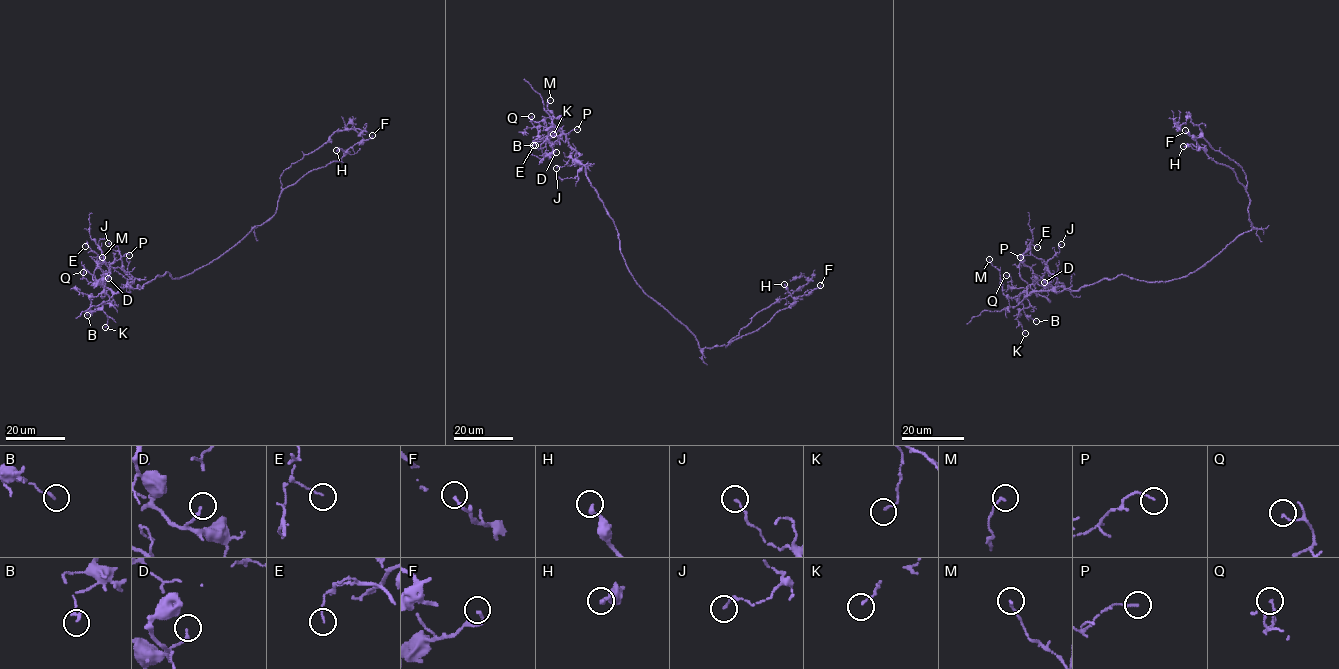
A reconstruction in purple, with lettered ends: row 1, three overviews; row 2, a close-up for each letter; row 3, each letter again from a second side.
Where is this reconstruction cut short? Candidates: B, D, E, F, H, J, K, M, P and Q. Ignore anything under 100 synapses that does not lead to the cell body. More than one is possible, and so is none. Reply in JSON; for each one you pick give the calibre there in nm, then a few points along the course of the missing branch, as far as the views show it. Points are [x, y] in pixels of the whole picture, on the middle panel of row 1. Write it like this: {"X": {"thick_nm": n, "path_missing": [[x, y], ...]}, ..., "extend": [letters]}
{"extend": []}

